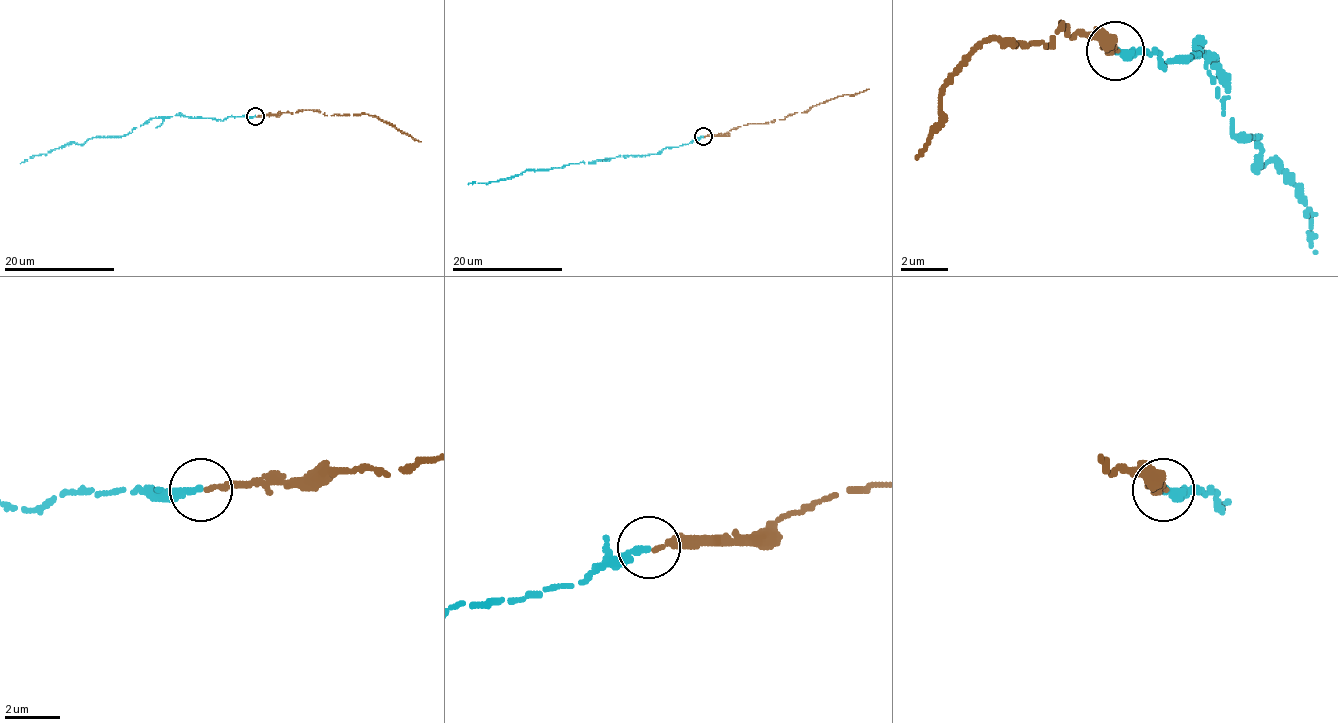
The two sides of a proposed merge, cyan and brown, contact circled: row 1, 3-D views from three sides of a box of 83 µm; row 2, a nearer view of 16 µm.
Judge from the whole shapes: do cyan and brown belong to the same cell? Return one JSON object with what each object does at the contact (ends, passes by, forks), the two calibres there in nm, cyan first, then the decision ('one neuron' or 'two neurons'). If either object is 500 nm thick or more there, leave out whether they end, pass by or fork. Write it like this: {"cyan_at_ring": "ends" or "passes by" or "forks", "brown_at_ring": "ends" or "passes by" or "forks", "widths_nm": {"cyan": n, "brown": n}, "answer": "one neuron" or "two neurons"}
{"cyan_at_ring": "ends", "brown_at_ring": "ends", "widths_nm": {"cyan": 280, "brown": 200}, "answer": "two neurons"}

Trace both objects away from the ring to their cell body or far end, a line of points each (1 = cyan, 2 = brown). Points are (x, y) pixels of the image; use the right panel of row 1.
1: (1114, 52), (1213, 58), (1230, 134), (1277, 163), (1318, 250)
2: (1114, 52), (1061, 23), (1049, 46), (985, 40), (944, 81), (938, 122), (915, 157)

